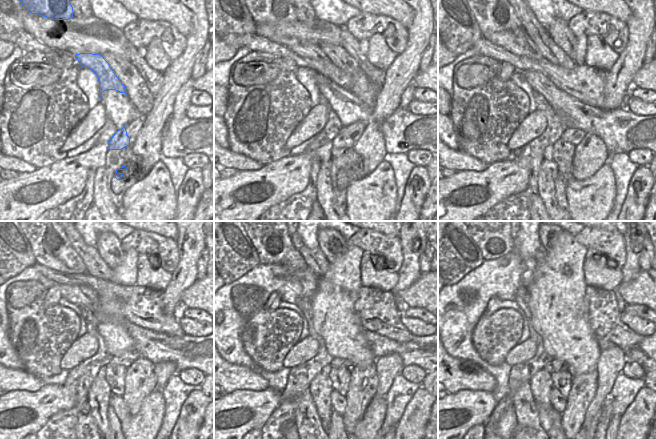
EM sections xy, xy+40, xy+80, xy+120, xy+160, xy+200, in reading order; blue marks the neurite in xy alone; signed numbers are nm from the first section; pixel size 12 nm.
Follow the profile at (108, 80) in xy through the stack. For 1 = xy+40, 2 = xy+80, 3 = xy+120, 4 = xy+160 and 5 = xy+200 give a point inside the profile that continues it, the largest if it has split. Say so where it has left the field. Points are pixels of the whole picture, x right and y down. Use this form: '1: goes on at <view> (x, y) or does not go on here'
1: goes on at xy+40 (311, 54)
2: goes on at xy+80 (497, 20)
3: goes on at xy+120 (48, 241)
4: goes on at xy+160 (273, 243)
5: goes on at xy+200 (494, 241)

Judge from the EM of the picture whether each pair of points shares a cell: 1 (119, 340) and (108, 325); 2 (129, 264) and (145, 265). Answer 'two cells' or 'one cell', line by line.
1: one cell
2: two cells

